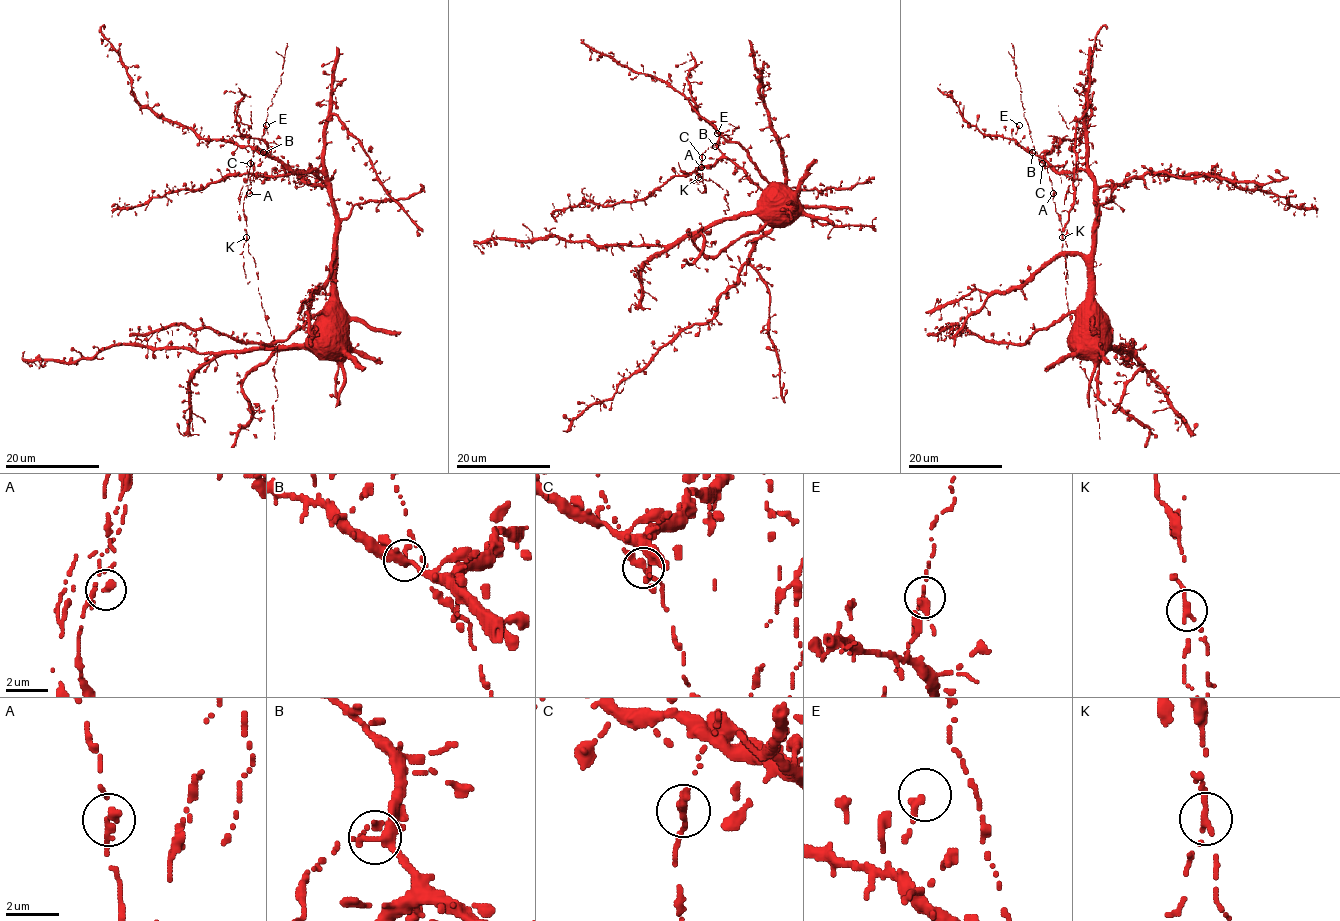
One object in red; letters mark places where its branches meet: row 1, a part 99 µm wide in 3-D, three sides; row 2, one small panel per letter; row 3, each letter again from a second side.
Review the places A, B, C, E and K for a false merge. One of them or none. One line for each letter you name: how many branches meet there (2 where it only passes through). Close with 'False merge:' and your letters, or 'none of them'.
K: branches 2
False merge: K

